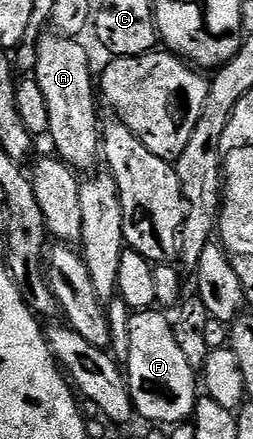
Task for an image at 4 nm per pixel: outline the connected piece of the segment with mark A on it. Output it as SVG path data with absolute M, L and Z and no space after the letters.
M49 33L34 51L32 77L38 82L48 109L48 139L54 142L57 158L69 167L90 166L100 155L100 121L94 117L96 93L90 85L90 59L81 42Z

